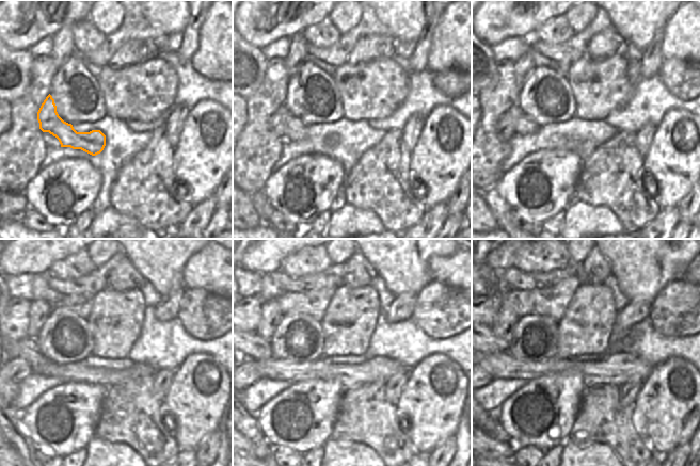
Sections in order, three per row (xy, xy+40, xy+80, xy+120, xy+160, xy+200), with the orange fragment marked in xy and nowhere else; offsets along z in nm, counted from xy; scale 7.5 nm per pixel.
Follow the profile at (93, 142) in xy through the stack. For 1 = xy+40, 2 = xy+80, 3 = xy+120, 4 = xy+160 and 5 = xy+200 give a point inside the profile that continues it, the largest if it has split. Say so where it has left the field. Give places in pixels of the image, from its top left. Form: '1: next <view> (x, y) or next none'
1: next xy+40 (283, 124)
2: next xy+80 (516, 124)
3: next xy+120 (27, 349)
4: next xy+160 (254, 347)
5: next xy+200 (493, 344)

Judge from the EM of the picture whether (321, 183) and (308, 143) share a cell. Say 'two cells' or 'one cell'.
two cells

